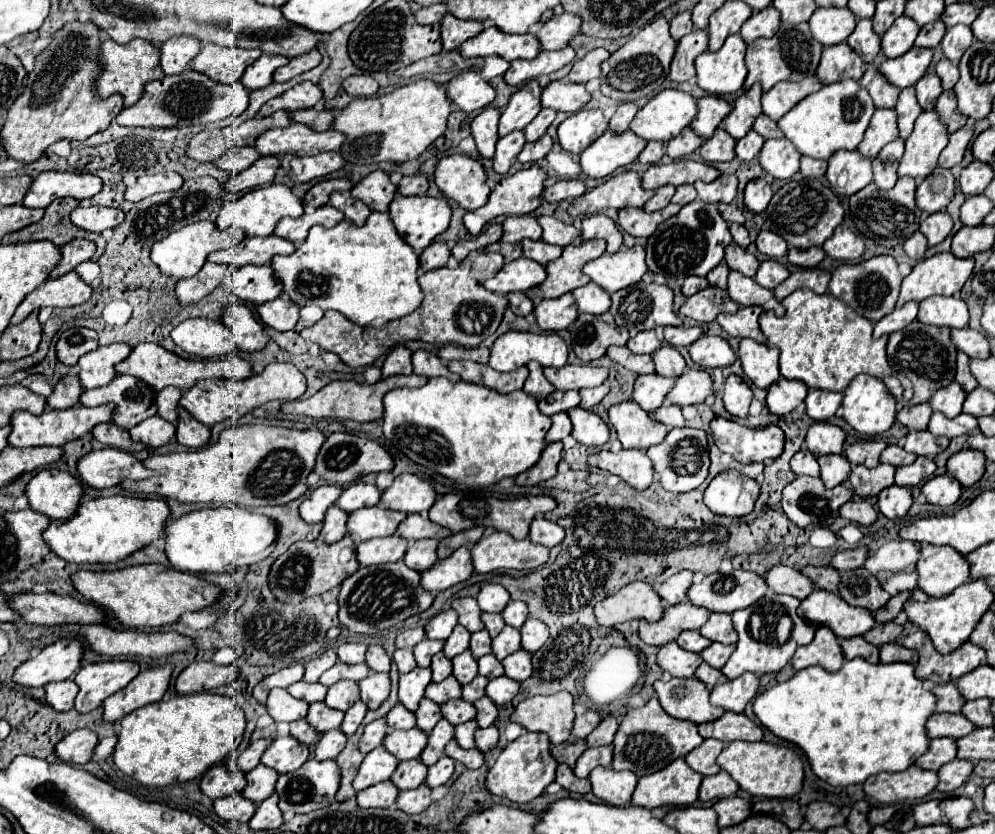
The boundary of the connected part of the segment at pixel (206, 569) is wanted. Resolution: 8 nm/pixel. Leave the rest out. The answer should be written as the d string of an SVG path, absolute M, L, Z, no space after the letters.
M239 505L191 511L165 527L165 553L177 571L187 573L233 573L243 565L263 561L275 549L277 525L255 511Z

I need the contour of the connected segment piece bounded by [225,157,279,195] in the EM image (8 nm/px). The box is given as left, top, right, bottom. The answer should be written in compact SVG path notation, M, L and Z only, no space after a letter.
M259 157L249 169L245 169L243 173L231 177L225 183L225 191L239 195L245 189L269 185L273 181L277 169L279 169L279 159L277 157Z

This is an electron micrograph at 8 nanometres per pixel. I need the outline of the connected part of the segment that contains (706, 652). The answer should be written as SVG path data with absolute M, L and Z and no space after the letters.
M711 643L707 649L703 649L699 655L701 659L711 665L713 669L721 669L727 663L727 657L731 655L731 649L735 645L719 645L719 643Z

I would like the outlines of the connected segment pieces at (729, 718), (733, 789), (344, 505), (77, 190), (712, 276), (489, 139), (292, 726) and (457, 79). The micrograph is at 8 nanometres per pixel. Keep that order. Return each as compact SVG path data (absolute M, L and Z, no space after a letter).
M723 713L717 721L701 723L699 735L703 739L717 739L717 737L731 737L729 741L737 741L733 737L755 737L757 741L763 739L761 727L757 727L751 719L747 719L743 713Z
M719 771L717 775L709 775L703 777L703 783L699 787L699 801L713 801L713 799L721 799L721 797L733 797L737 793L737 785L735 781L731 781L731 777L727 777L727 773Z
M353 483L349 485L343 495L337 499L335 505L339 505L343 511L351 513L351 511L357 511L361 507L373 507L377 505L381 499L381 491L375 487L375 485L369 485L369 483Z
M45 171L37 175L21 201L23 207L41 207L45 209L53 199L59 197L75 197L77 201L81 199L91 199L101 191L101 179L95 175L81 175L81 173L71 173L71 171Z
M721 261L709 275L707 275L707 281L709 285L715 285L715 287L727 287L727 275L729 275L729 267L725 261Z
M487 107L483 113L479 113L471 123L471 135L477 141L477 149L483 157L491 159L495 153L495 143L499 139L497 135L497 123L499 123L501 111Z
M299 719L299 721L293 721L289 723L289 733L291 737L295 737L301 745L315 745L319 735L311 729L311 725L307 725L305 719Z
M465 71L455 75L447 85L445 85L447 99L457 111L477 111L487 107L495 99L493 87L481 79L477 71Z

